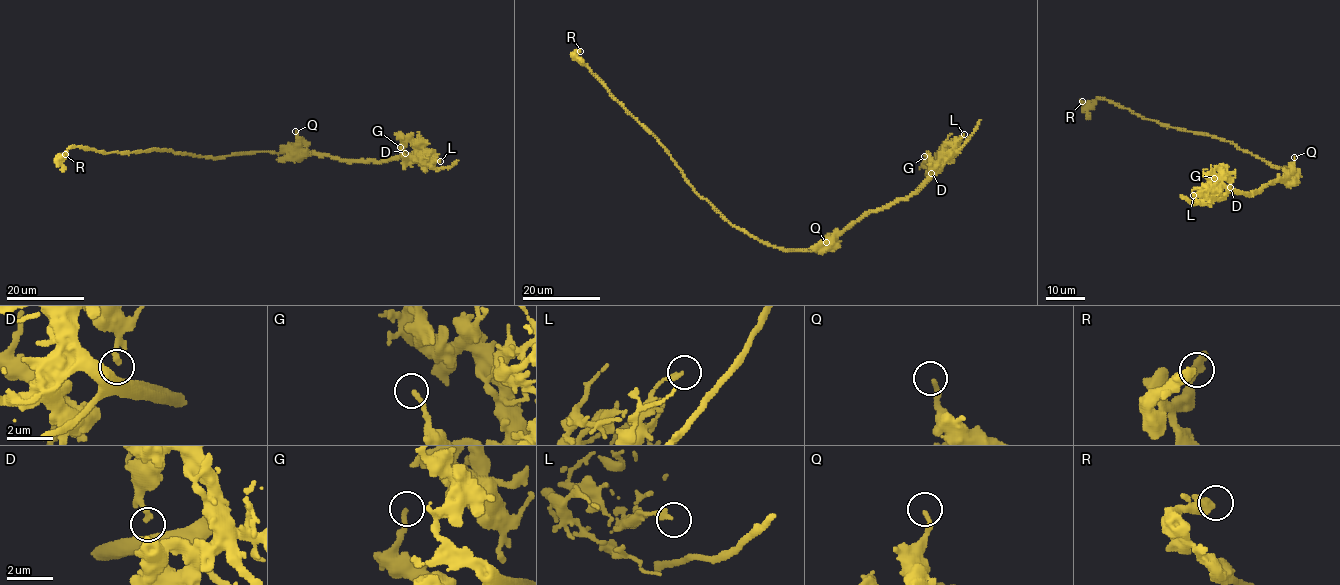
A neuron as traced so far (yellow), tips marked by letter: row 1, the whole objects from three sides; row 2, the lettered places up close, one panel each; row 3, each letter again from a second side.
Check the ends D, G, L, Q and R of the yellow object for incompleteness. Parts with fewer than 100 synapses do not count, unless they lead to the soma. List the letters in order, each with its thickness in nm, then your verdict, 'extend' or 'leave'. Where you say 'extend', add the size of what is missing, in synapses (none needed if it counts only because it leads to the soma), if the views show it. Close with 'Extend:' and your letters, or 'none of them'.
D: 200 nm | leave
G: 220 nm | leave
L: 200 nm | leave
Q: 200 nm | leave
R: 440 nm | leave
Extend: none of them

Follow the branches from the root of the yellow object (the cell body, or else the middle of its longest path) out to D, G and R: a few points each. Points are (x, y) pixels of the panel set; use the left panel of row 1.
D: (226, 156), (294, 150), (339, 159), (382, 162), (403, 158), (415, 151), (415, 145), (409, 140), (405, 153)
G: (226, 156), (294, 150), (339, 159), (382, 162), (408, 157), (413, 162), (400, 147)
R: (226, 156), (194, 157), (156, 149), (103, 153), (77, 146), (68, 148), (58, 161), (65, 154)

